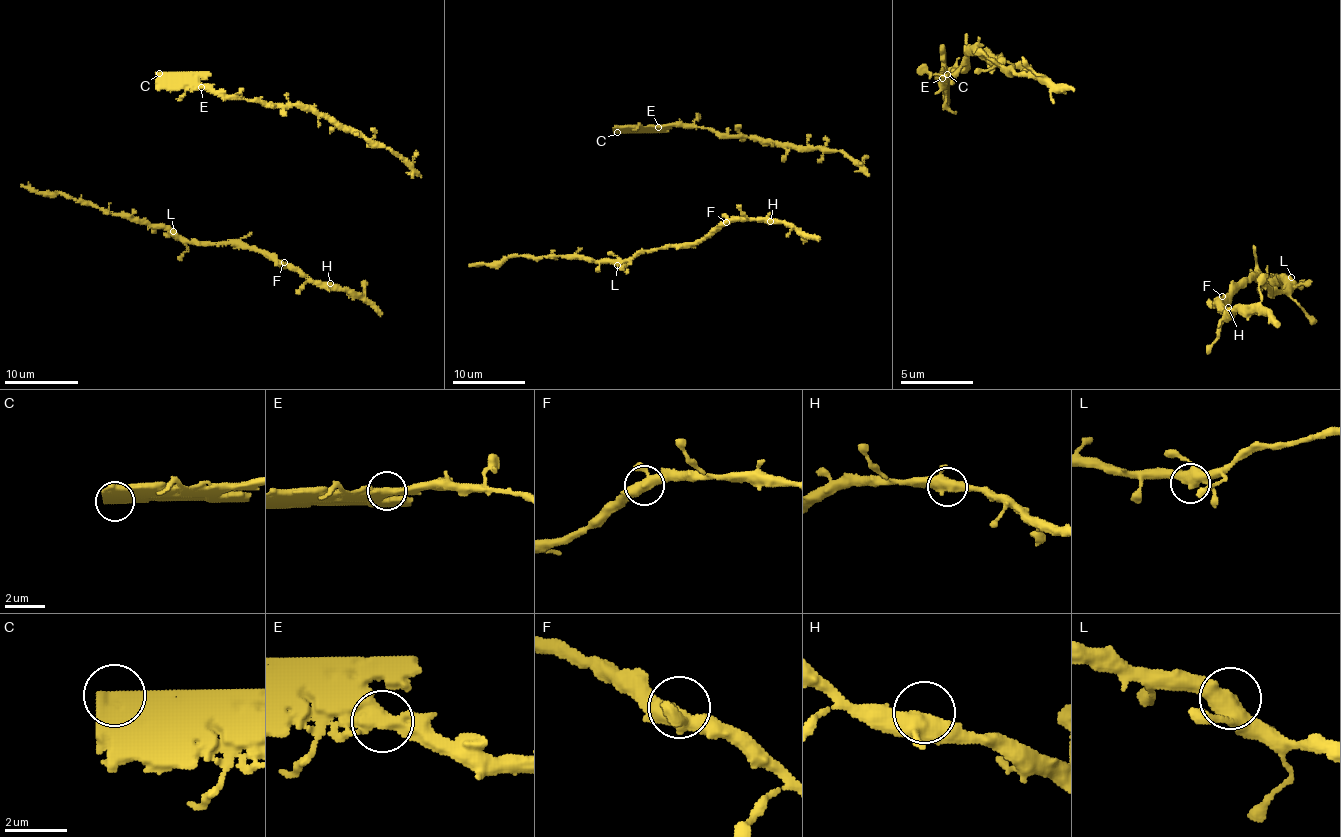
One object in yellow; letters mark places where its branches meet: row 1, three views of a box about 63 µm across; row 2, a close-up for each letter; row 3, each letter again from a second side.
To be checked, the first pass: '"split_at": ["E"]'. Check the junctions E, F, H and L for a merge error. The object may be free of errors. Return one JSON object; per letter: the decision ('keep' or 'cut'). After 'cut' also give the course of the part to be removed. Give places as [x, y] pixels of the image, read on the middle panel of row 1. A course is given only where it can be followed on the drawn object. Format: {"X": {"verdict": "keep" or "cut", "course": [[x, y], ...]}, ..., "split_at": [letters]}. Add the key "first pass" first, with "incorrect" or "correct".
{"first pass": "correct", "E": {"verdict": "cut", "course": [[658, 128], [614, 131]]}, "F": {"verdict": "keep"}, "H": {"verdict": "keep"}, "L": {"verdict": "keep"}, "split_at": ["E"]}

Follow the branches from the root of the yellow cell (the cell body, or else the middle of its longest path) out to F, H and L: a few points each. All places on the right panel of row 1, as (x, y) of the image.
F: (1257, 276), (1261, 297), (1241, 311), (1234, 310), (1235, 317), (1223, 316), (1222, 296)
H: (1257, 276), (1257, 290), (1261, 294), (1258, 303), (1237, 312), (1234, 310), (1235, 314), (1228, 307)
L: (1257, 276), (1258, 303), (1223, 316), (1222, 302), (1254, 277), (1274, 294), (1291, 277)

